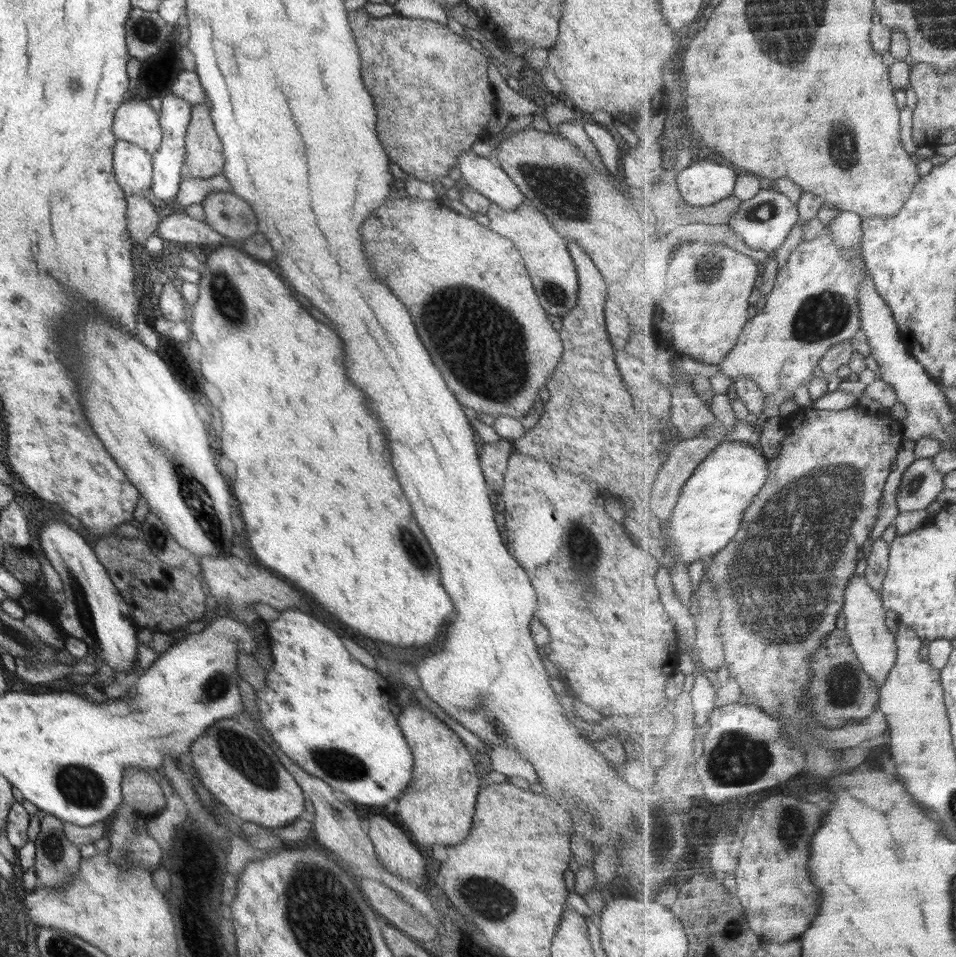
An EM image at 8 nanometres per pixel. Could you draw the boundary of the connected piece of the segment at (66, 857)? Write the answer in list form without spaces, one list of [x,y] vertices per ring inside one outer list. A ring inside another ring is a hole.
[[[44,815],[34,841],[35,877],[43,888],[62,888],[77,873],[80,863],[79,847],[63,835],[63,822]]]

